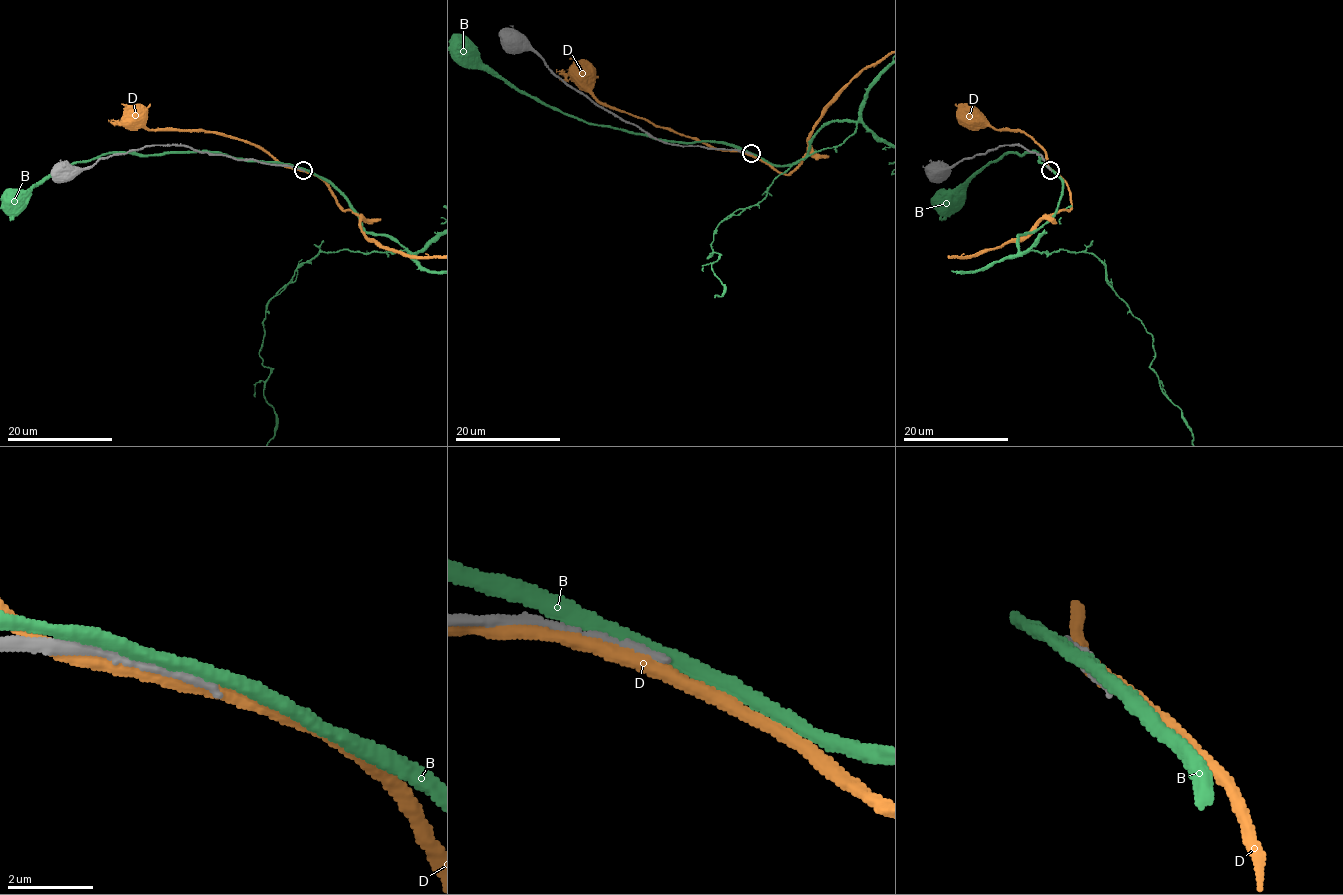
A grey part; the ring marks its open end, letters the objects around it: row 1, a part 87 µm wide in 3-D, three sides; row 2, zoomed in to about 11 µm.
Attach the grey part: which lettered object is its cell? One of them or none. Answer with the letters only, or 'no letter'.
no letter

